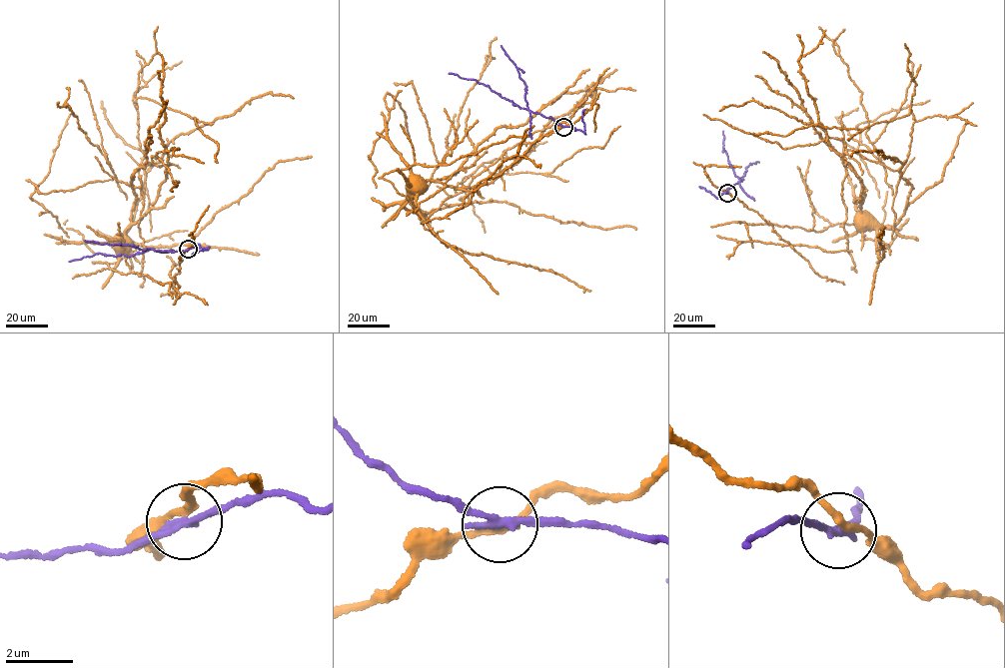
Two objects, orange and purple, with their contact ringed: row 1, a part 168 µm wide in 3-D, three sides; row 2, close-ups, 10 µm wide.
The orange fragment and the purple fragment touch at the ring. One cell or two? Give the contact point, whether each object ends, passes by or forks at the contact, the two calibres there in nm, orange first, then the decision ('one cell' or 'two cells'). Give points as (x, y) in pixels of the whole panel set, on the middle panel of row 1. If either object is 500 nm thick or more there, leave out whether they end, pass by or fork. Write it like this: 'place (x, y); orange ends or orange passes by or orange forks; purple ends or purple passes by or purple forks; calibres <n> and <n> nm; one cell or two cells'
place (563, 127); orange passes by; purple passes by; calibres 200 and 220 nm; two cells

